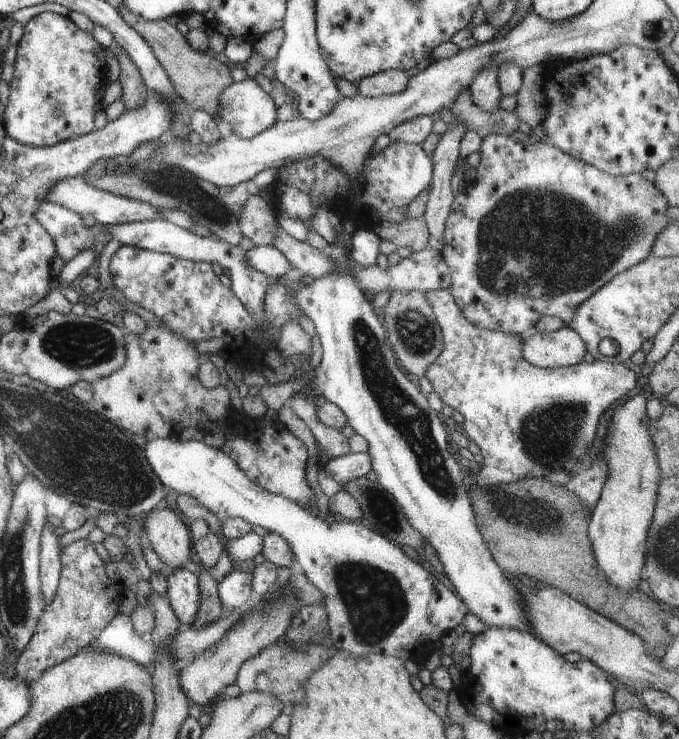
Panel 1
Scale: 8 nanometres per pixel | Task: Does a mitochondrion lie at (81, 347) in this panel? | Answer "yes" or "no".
yes

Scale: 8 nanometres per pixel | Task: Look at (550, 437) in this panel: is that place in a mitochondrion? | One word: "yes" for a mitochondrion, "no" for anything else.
yes

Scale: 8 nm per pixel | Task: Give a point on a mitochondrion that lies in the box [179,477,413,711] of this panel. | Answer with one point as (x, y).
(374, 602)

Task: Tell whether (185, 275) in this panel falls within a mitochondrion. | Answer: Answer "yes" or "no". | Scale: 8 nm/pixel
no

